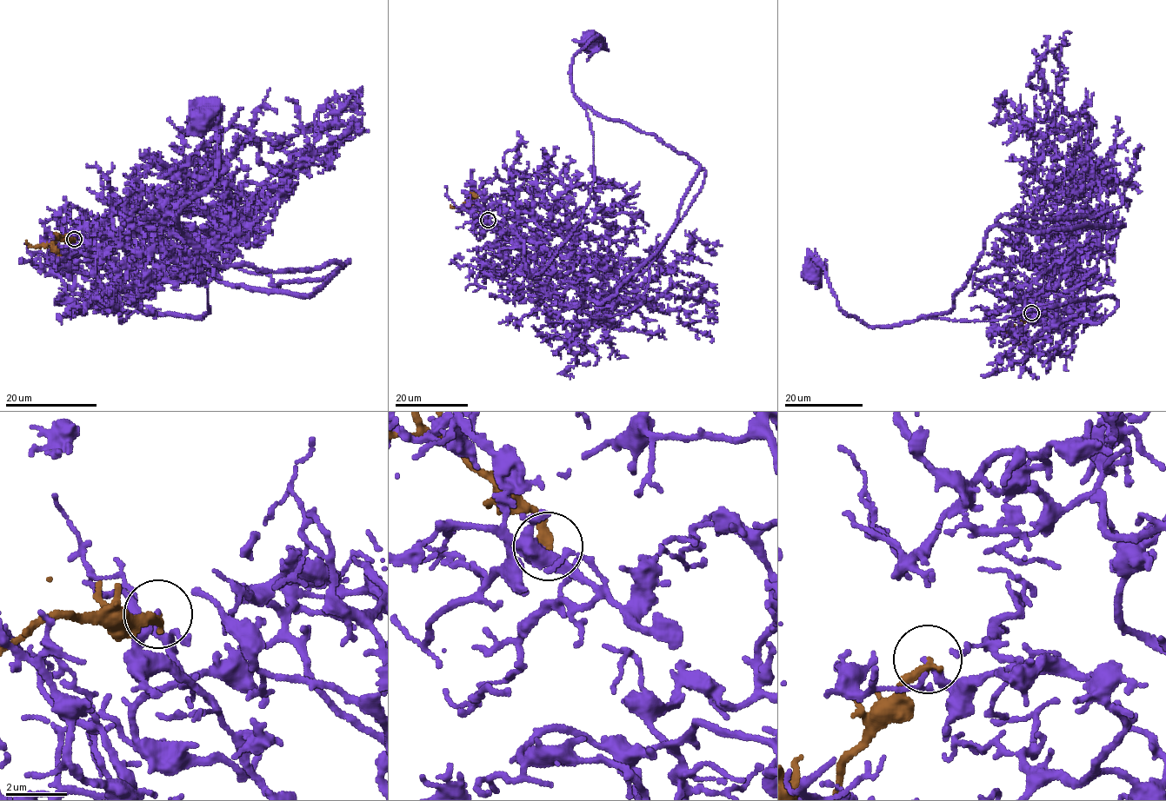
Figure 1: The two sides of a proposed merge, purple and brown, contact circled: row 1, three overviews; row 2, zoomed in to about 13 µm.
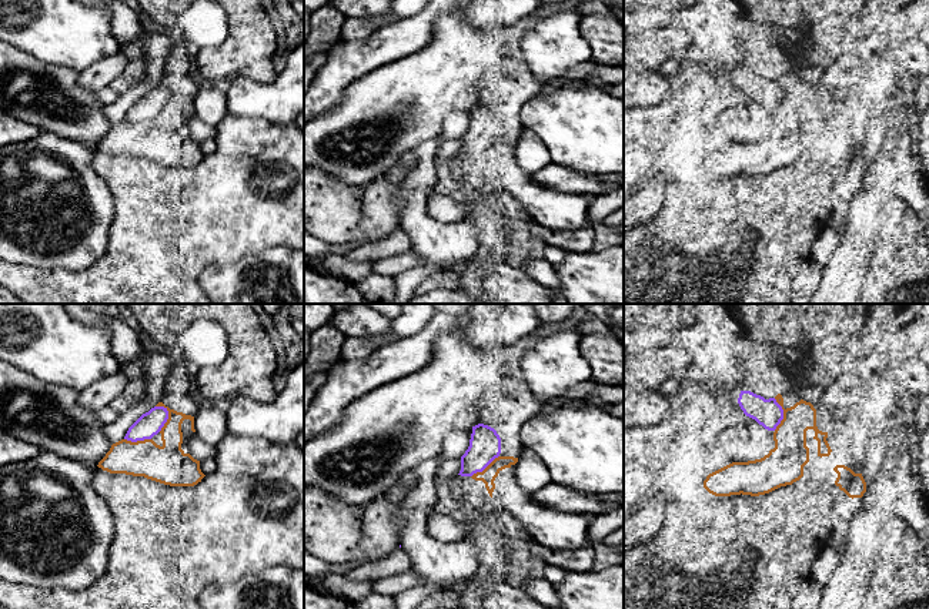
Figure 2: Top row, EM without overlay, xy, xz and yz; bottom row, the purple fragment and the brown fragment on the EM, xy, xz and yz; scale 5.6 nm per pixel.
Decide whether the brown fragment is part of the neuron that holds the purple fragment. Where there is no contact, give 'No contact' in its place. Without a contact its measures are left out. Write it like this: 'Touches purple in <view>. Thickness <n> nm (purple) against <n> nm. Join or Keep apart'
Touches purple in xy. Thickness 140 nm (purple) against 200 nm. Keep apart

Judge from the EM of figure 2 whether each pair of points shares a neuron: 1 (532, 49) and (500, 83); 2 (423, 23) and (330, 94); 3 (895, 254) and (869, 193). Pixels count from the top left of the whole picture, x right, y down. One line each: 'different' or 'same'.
1: different
2: same
3: different

